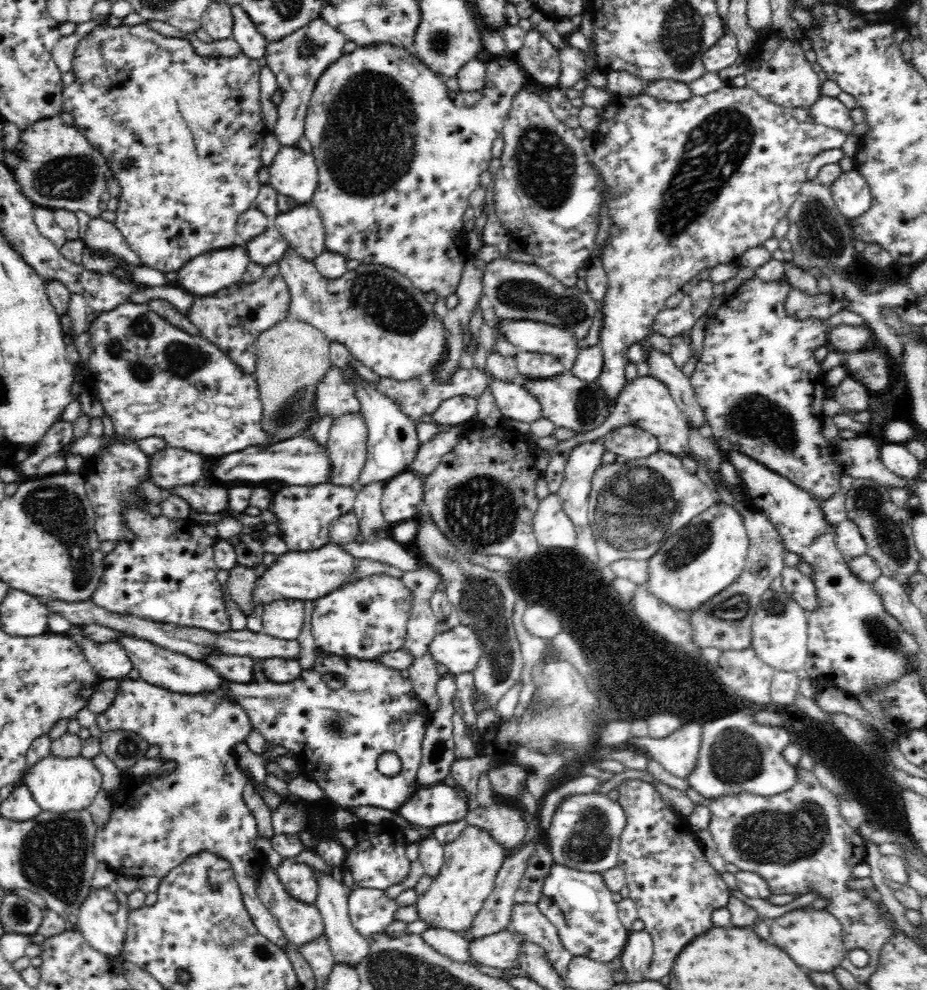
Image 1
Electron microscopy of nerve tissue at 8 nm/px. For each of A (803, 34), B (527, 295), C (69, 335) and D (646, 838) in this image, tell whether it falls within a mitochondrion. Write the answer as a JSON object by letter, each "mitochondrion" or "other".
{"A":"other","B":"mitochondrion","C":"other","D":"other"}

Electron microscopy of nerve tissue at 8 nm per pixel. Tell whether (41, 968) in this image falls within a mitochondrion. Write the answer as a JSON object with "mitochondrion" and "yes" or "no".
{"mitochondrion":"no"}

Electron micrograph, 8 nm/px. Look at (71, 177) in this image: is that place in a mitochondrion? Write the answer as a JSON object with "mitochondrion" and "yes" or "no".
{"mitochondrion":"yes"}

